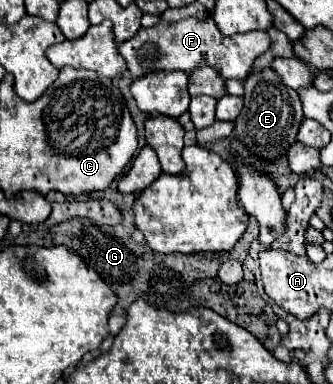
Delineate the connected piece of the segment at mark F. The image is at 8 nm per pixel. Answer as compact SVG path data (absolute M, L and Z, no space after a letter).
M212 16L208 18L186 18L180 22L160 22L152 28L140 28L138 34L118 46L126 66L134 78L142 78L152 72L174 72L192 70L200 64L210 64L222 72L224 78L244 80L250 66L270 46L266 32L246 32L234 36L222 36Z

